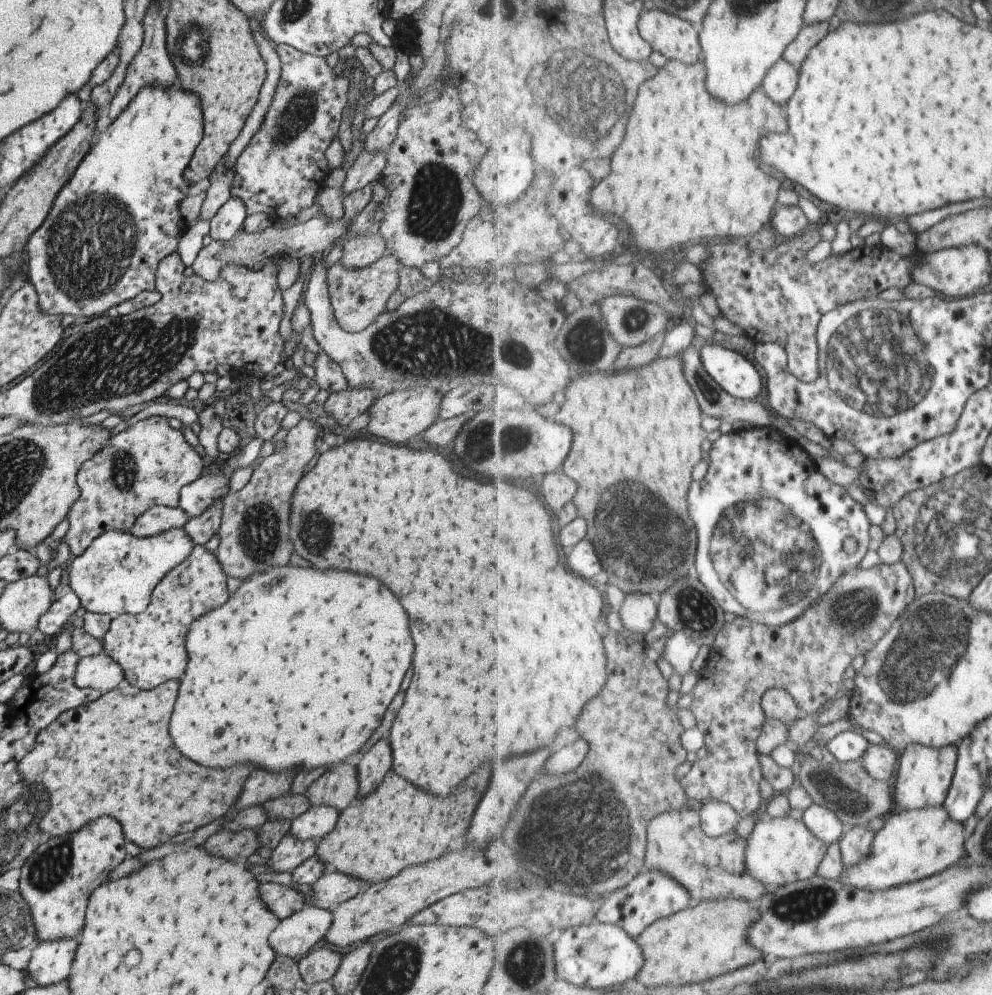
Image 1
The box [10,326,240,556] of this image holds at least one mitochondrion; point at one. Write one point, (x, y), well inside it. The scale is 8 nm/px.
(123, 465)

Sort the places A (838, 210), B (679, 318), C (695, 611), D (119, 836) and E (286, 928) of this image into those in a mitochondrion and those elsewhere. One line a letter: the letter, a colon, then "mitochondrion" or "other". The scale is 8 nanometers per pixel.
A: other
B: other
C: mitochondrion
D: other
E: other

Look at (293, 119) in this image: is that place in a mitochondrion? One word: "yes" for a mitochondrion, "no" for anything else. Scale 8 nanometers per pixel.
yes

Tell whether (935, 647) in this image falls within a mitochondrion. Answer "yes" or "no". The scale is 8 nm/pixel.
yes

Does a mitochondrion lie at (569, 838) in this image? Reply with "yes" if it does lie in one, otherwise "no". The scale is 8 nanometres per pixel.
yes

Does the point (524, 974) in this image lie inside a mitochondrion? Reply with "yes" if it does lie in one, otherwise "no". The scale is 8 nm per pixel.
yes

